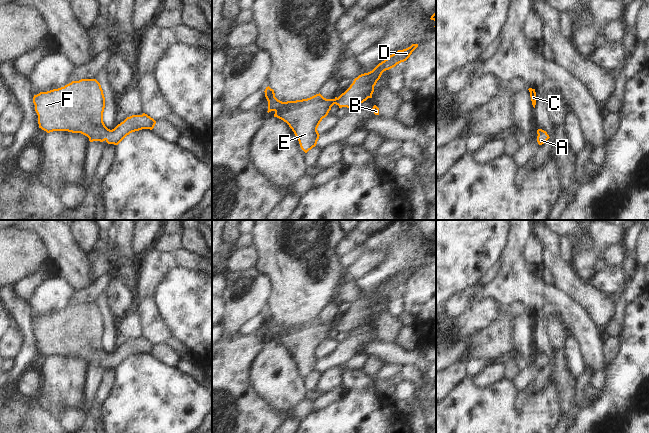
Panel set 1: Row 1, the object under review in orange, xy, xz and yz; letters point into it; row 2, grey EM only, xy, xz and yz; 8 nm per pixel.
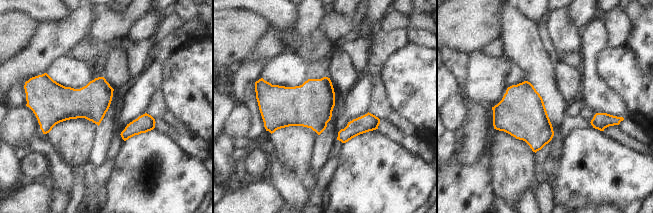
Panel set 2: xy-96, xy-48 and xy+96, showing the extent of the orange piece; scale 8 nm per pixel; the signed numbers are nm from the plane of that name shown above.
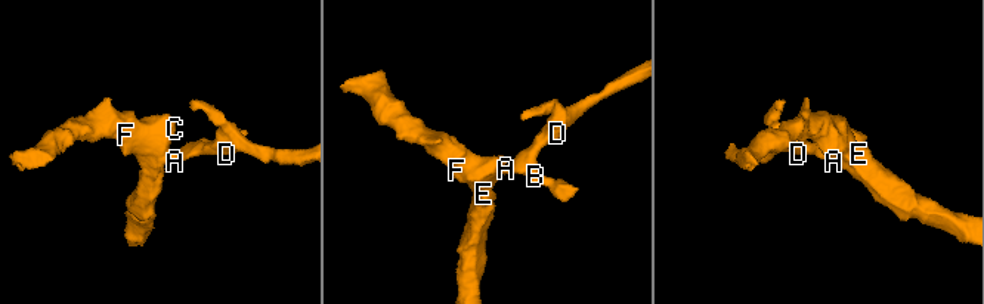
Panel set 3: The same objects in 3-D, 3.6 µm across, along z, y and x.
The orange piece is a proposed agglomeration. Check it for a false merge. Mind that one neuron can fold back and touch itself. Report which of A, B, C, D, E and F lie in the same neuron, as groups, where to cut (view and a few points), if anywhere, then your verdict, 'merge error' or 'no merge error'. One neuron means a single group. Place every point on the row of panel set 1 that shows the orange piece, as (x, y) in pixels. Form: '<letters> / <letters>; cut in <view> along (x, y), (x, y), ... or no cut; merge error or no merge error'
A B C D E F; no cut; no merge error

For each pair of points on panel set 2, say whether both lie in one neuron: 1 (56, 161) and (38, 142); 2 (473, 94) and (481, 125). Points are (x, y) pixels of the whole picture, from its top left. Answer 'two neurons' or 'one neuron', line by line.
1: one neuron
2: two neurons

